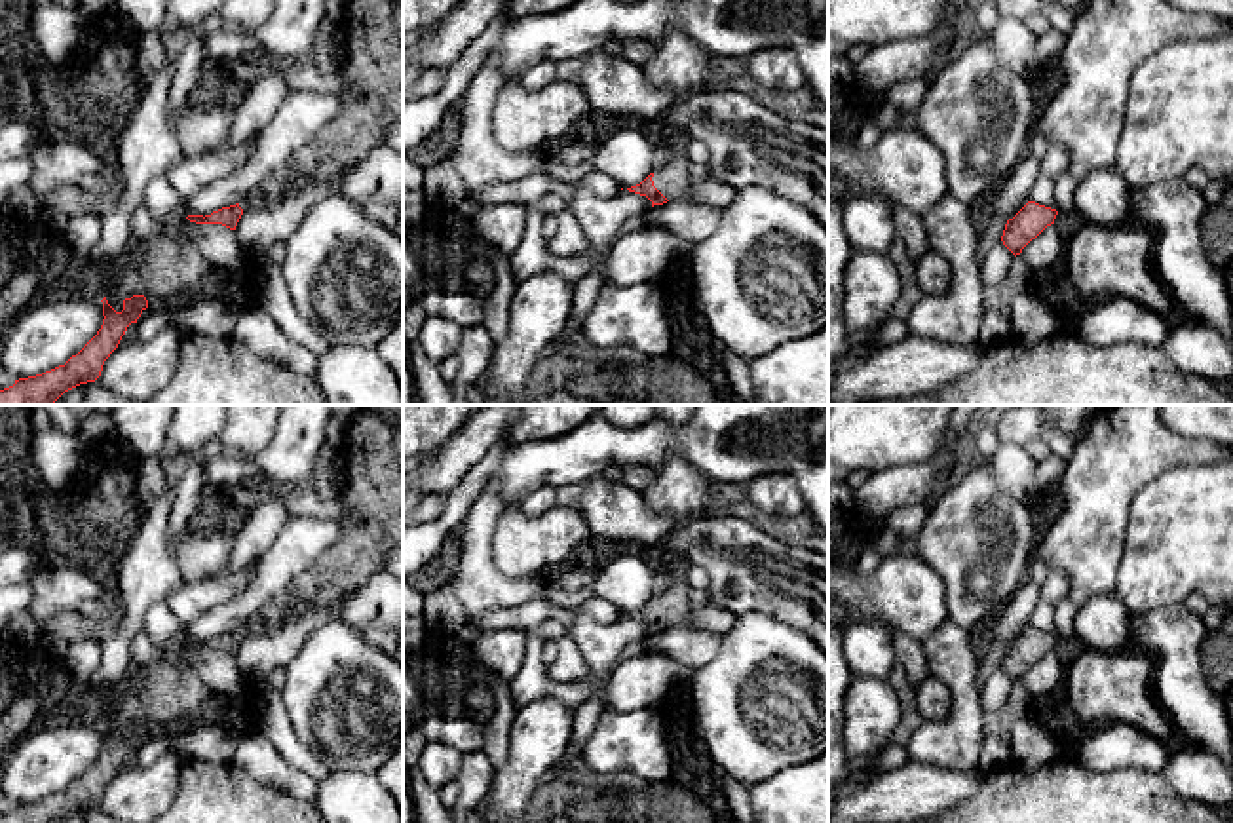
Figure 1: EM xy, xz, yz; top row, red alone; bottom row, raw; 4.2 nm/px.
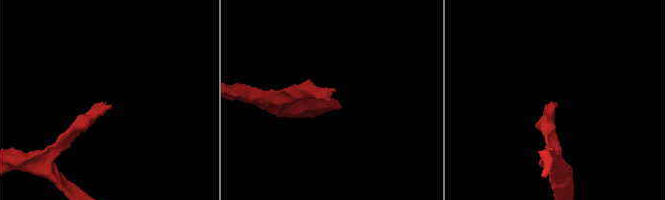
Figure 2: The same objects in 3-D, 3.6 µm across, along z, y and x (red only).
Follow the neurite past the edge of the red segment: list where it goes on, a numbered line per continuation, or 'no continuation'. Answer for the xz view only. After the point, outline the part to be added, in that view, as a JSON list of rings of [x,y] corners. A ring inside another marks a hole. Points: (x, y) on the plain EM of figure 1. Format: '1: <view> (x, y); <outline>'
1: xz (673, 607); [[[678,585],[654,597],[654,612],[669,625],[684,625],[690,612],[714,603],[709,589]]]

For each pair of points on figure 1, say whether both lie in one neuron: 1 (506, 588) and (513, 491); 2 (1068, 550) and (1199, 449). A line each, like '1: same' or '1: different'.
1: different
2: same

